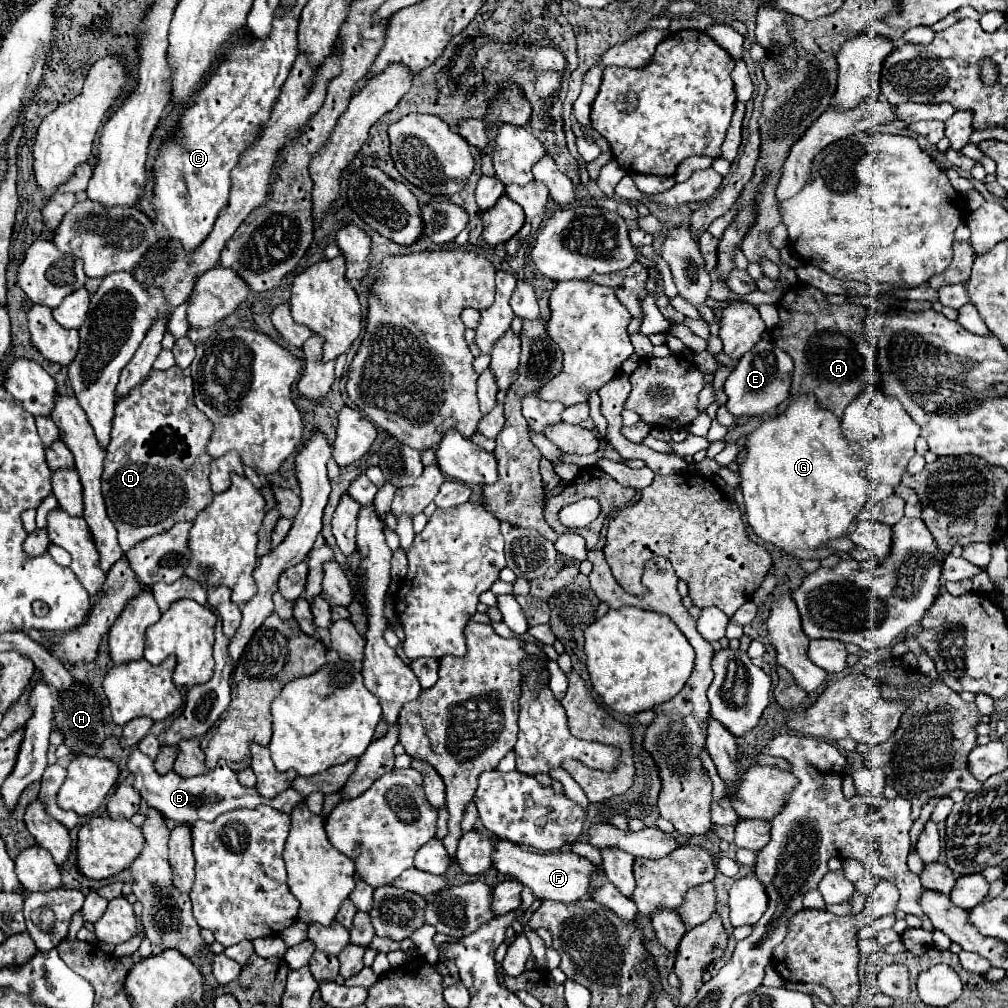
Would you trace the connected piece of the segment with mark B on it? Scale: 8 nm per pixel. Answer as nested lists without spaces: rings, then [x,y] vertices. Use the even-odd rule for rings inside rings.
[[[134,749],[128,755],[128,769],[134,775],[134,789],[142,795],[142,799],[158,809],[162,815],[166,815],[166,819],[182,825],[182,823],[192,823],[192,821],[214,821],[216,817],[220,817],[222,813],[234,811],[234,809],[256,809],[260,805],[270,805],[278,811],[284,813],[292,813],[292,807],[296,807],[298,803],[302,803],[302,795],[298,795],[294,789],[286,789],[280,795],[272,797],[272,799],[264,799],[262,795],[258,795],[258,791],[254,787],[244,787],[240,785],[236,773],[226,765],[224,759],[218,761],[214,771],[196,775],[196,777],[182,777],[176,771],[168,771],[166,775],[158,775],[158,771],[154,769],[154,763],[150,757],[146,757],[144,753],[140,753],[138,749]]]

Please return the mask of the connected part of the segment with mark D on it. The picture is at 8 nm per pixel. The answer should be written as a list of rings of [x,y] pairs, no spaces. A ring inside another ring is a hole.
[[[176,365],[166,369],[166,371],[152,371],[138,387],[130,389],[124,397],[118,397],[116,401],[116,415],[114,415],[114,423],[112,423],[112,439],[110,445],[106,447],[106,459],[104,459],[104,473],[102,473],[102,495],[106,501],[106,513],[110,517],[110,521],[114,523],[116,531],[118,531],[118,543],[122,547],[122,551],[126,553],[128,549],[132,549],[136,543],[160,535],[162,531],[168,531],[174,523],[180,521],[194,521],[194,515],[198,515],[198,511],[202,511],[202,507],[206,507],[206,503],[210,503],[210,499],[214,497],[212,489],[210,489],[210,481],[208,481],[208,473],[210,473],[210,455],[206,453],[206,443],[210,441],[212,435],[212,423],[204,417],[202,411],[198,411],[194,407],[194,387],[192,387],[192,379],[184,371],[178,369]]]

